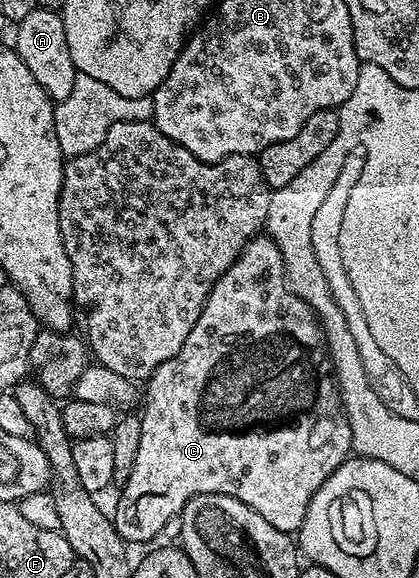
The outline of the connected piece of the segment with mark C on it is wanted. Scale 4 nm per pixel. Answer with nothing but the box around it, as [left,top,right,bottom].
[114,235,353,543]

